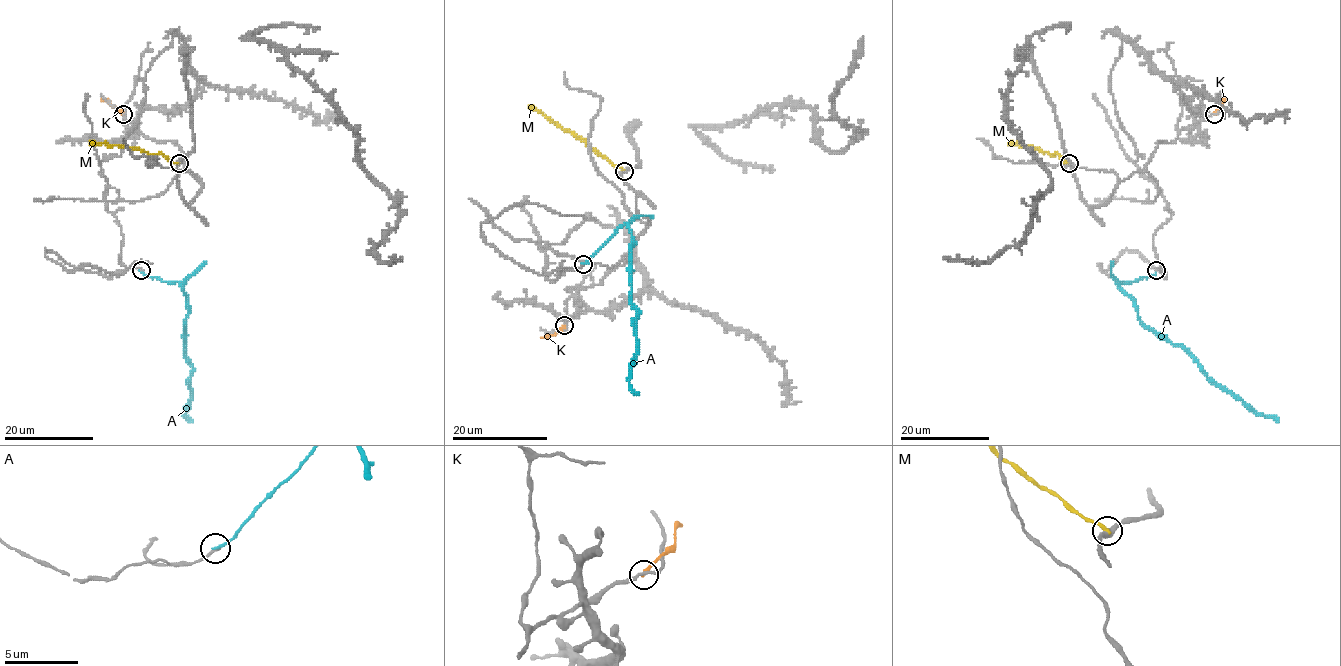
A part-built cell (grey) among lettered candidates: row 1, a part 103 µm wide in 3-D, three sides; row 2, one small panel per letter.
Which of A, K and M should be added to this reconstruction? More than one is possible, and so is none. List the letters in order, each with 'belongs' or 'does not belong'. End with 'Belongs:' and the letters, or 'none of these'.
A: belongs
K: does not belong
M: does not belong
Belongs: A

